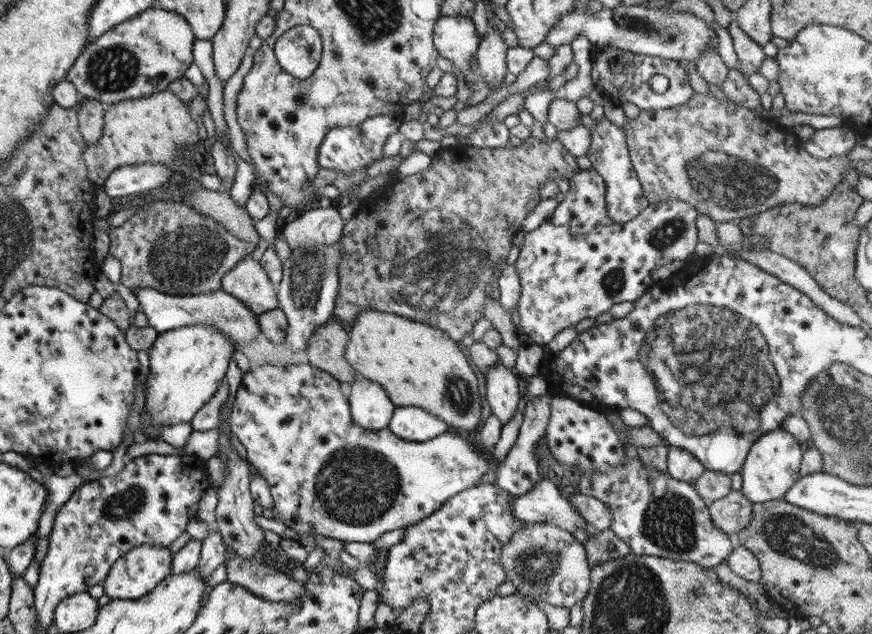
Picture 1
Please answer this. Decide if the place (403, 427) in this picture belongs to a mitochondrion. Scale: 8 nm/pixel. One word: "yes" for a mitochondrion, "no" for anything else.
no

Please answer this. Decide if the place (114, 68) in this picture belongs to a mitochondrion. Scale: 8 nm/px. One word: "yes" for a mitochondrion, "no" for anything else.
yes

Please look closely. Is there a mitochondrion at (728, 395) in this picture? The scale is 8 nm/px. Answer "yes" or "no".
yes

